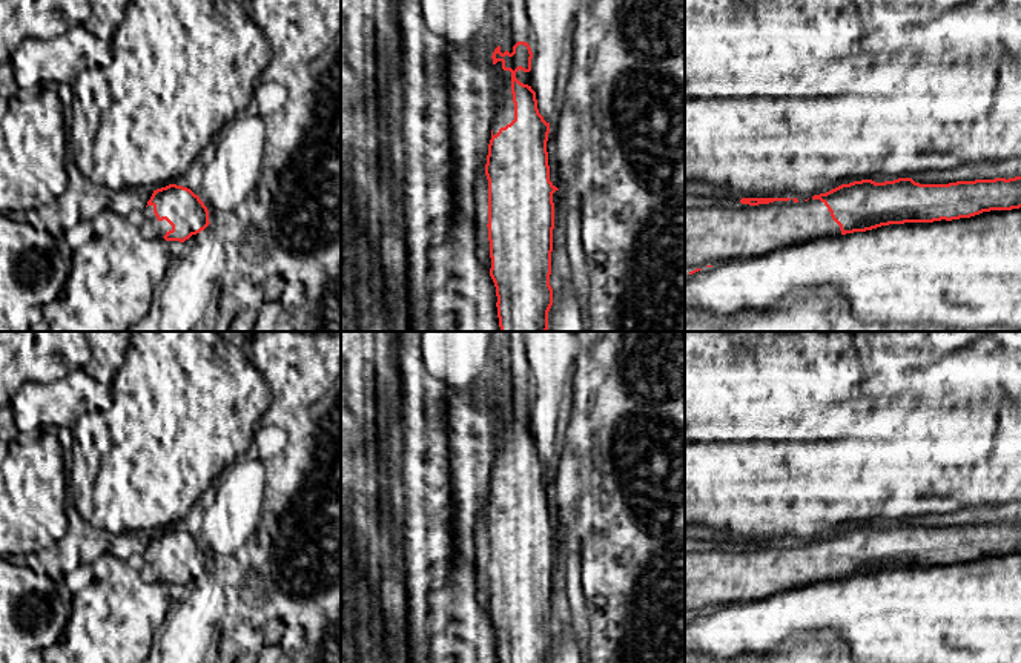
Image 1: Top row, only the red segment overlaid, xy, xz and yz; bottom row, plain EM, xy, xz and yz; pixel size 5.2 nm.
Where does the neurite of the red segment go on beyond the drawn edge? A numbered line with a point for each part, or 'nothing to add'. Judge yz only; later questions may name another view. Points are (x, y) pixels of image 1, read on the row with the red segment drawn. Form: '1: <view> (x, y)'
1: yz (720, 230)

